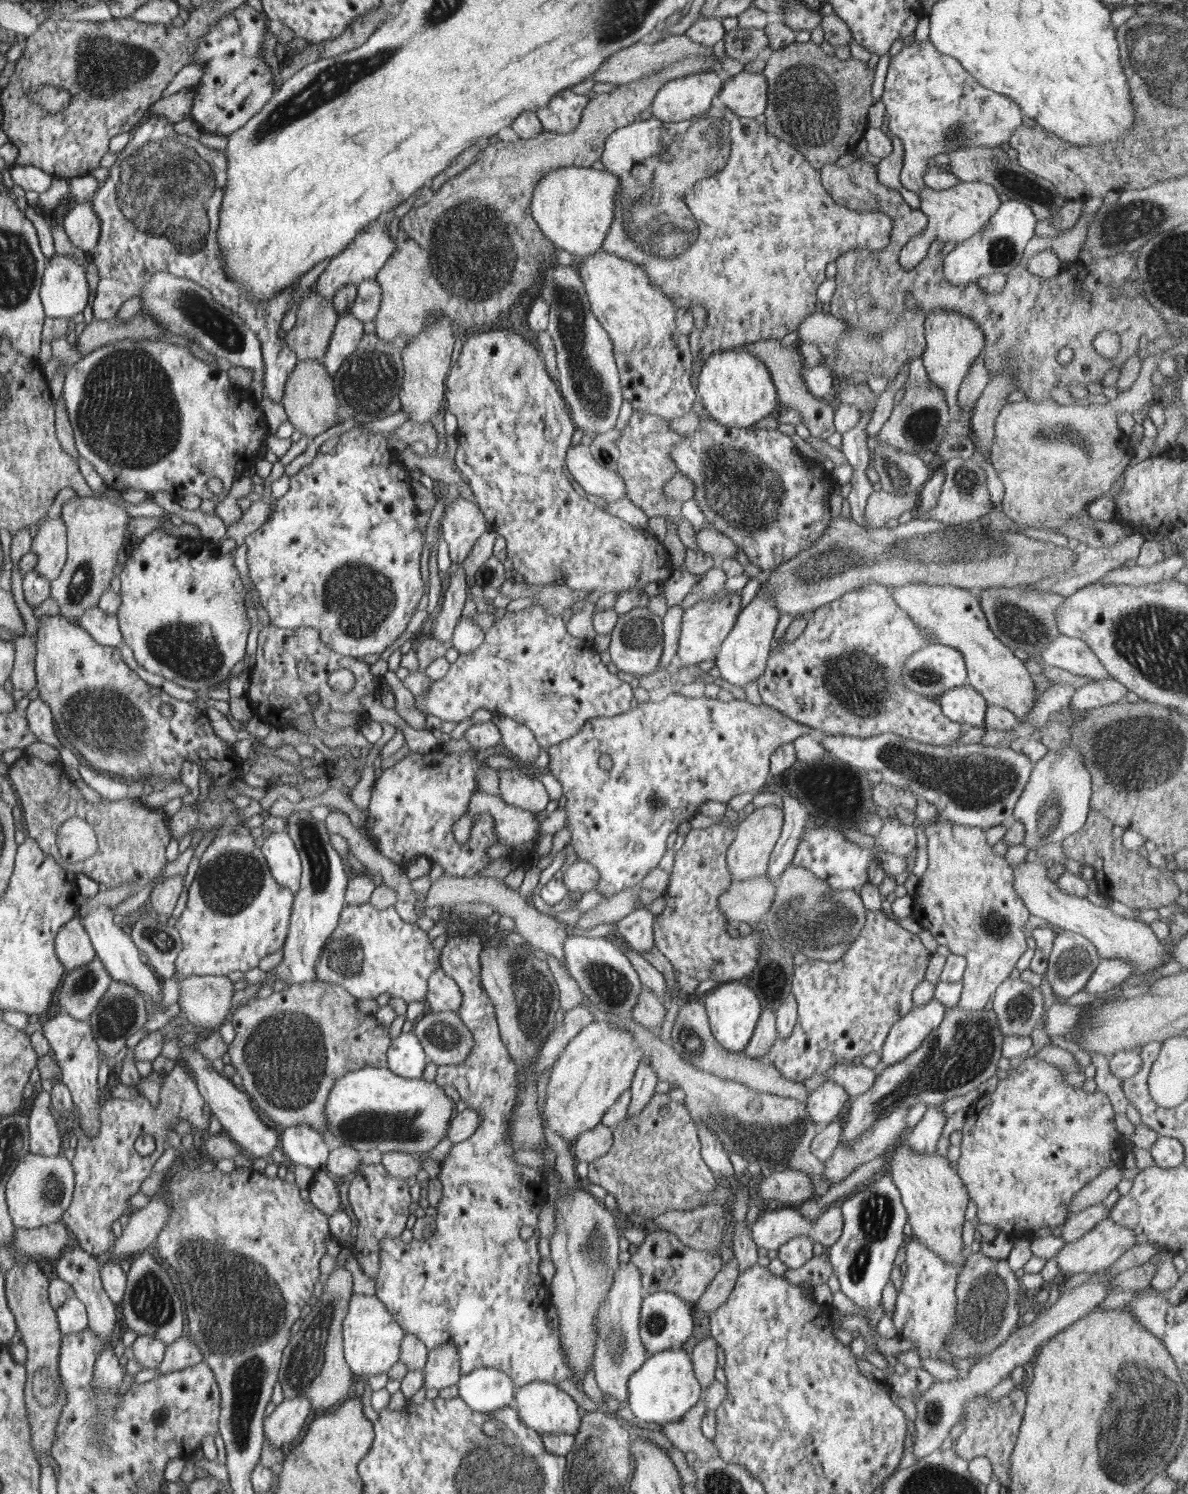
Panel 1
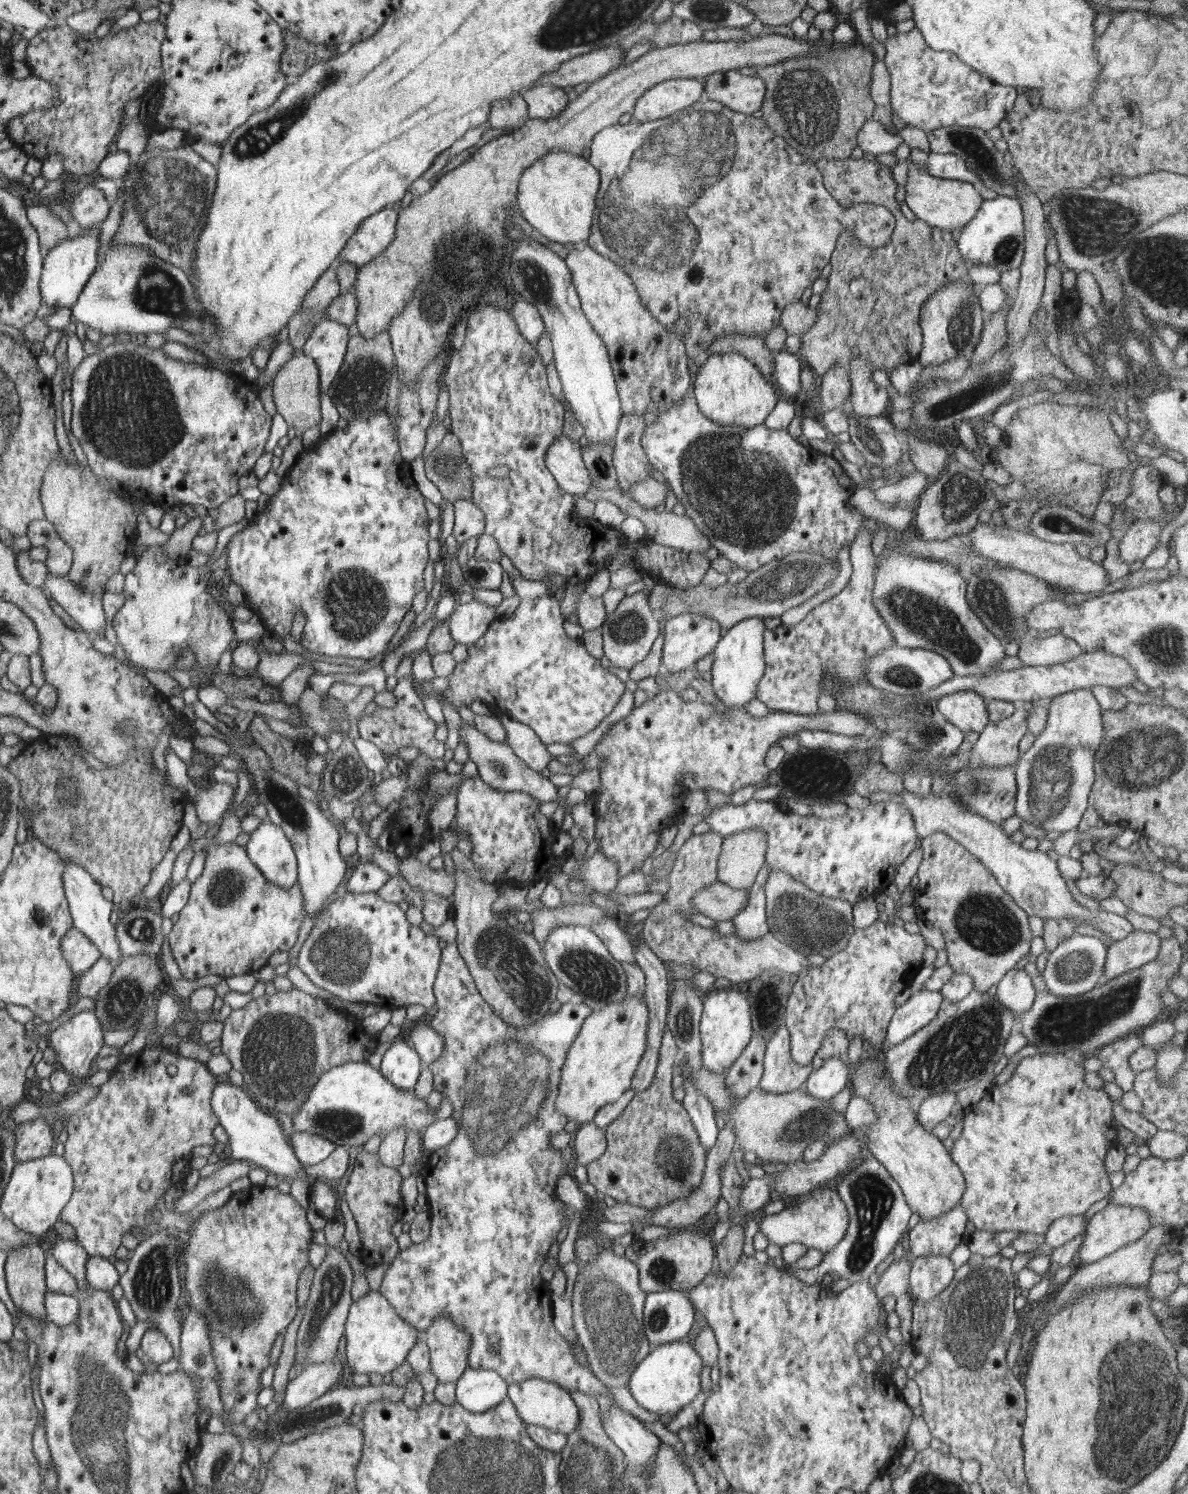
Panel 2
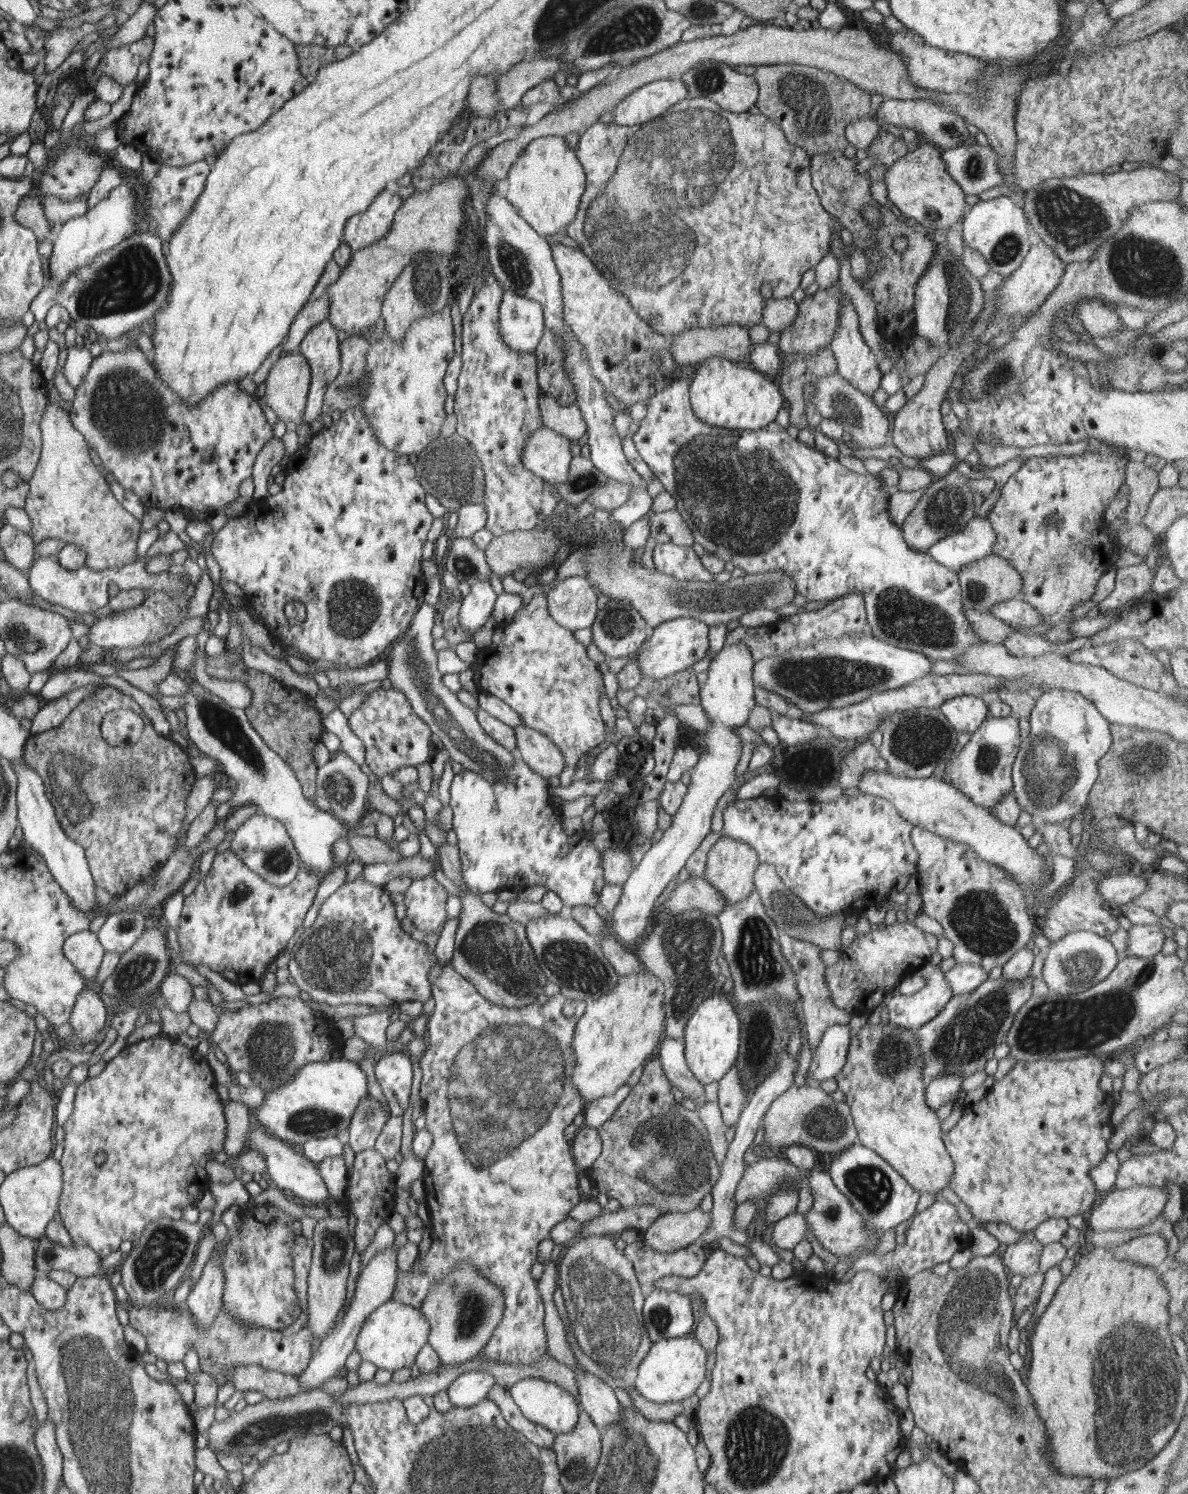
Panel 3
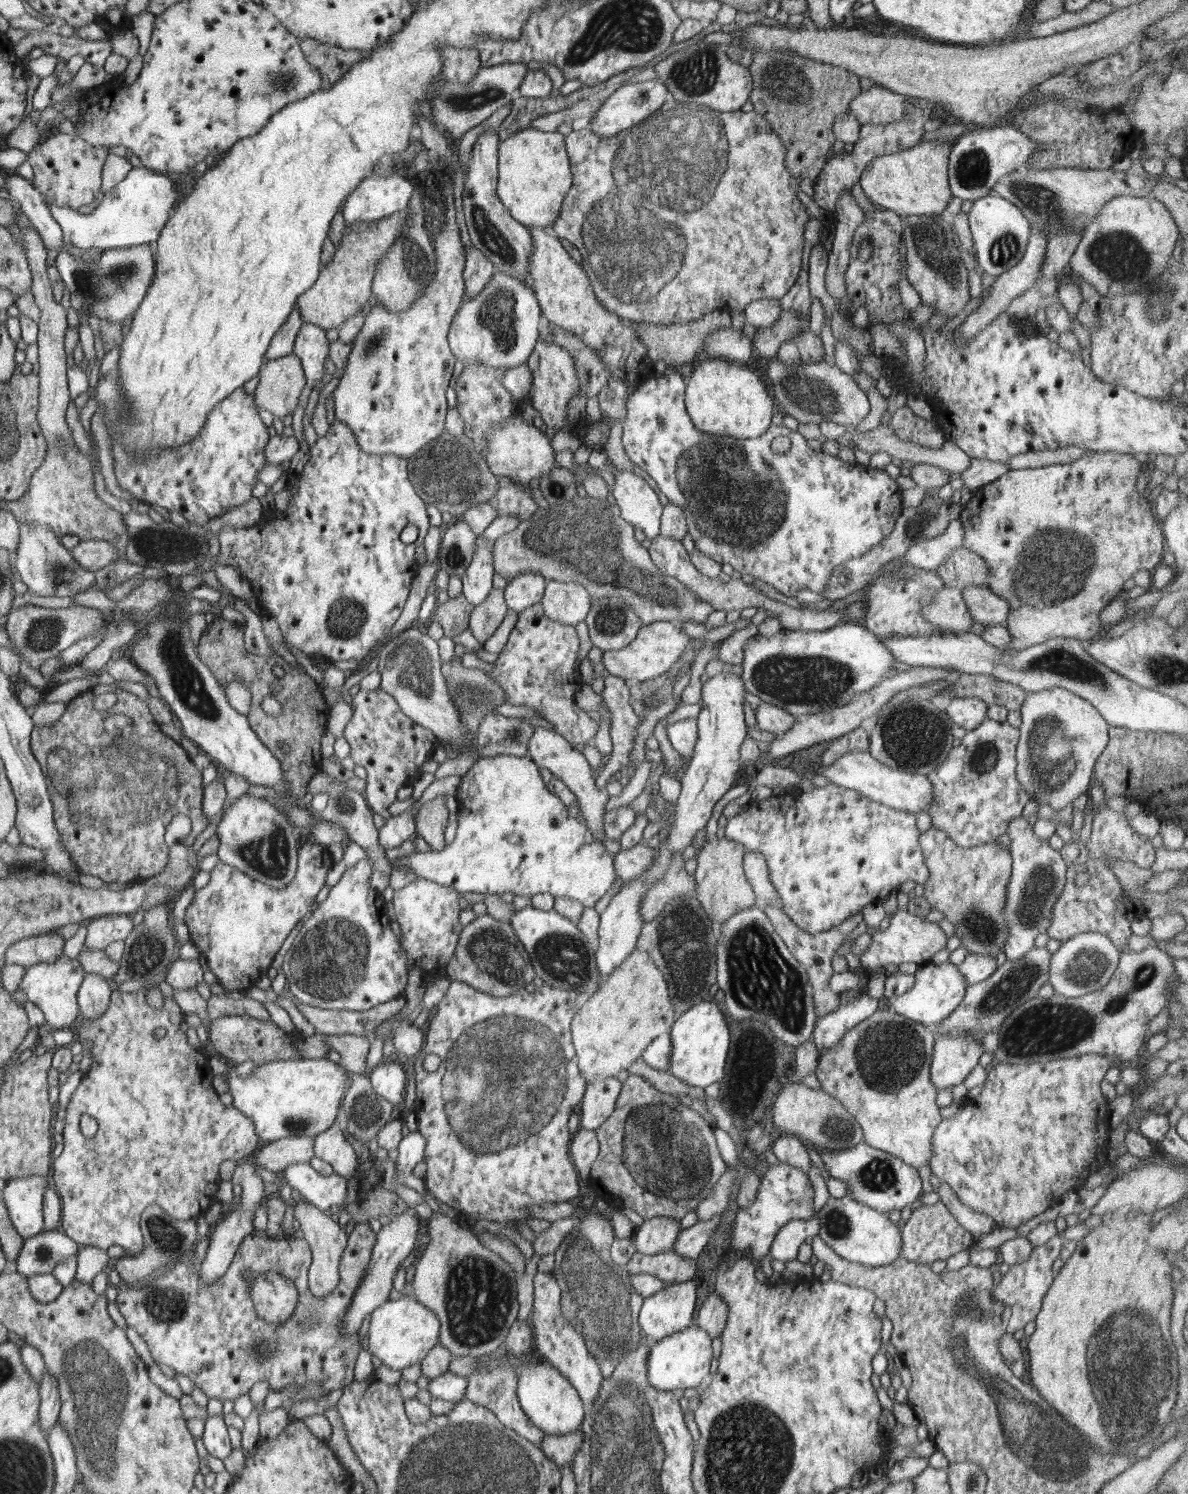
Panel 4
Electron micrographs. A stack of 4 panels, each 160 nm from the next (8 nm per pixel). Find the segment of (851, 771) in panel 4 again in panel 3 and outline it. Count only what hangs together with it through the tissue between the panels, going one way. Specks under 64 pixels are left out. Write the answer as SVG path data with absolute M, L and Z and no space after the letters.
M867 770L863 772L857 792L870 797L882 797L889 800L898 812L913 826L938 834L943 838L951 838L971 848L978 858L1007 870L1008 874L1020 884L1024 897L1033 899L1032 893L1036 884L1049 880L1044 870L1044 859L1028 845L1026 838L1013 826L1000 822L987 808L975 805L961 790L942 779L906 778L894 776L888 771Z

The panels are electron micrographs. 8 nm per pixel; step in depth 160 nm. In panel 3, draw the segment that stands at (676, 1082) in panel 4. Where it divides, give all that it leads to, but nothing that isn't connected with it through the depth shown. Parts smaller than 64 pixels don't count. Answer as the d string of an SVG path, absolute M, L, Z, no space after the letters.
M706 1100L706 1103L701 1105L700 1112L697 1113L698 1118L700 1118L700 1121L704 1124L708 1132L710 1147L712 1147L714 1157L718 1161L718 1165L722 1167L727 1156L729 1144L725 1138L727 1127L724 1125L719 1105L717 1102L709 1102Z

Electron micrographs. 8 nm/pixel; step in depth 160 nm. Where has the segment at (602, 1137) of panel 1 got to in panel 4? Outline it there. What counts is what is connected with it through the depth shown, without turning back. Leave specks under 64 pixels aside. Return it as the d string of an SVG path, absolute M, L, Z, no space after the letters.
M580 1129L578 1134L572 1139L569 1154L584 1185L588 1184L588 1176L599 1153L599 1140L595 1132Z

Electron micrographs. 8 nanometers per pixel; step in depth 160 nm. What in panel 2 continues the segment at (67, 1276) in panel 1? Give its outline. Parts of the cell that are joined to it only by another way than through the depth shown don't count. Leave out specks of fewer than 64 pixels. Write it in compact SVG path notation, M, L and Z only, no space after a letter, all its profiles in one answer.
M58 1236L52 1256L76 1279L79 1290L87 1290L90 1287L86 1274L86 1261L89 1254L77 1240Z

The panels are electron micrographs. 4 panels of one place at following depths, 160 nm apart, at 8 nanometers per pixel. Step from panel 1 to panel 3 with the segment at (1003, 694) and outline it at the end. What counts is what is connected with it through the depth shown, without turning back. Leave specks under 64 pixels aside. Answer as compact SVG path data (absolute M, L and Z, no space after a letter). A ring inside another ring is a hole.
M676 374L673 381L664 387L664 390L657 392L654 396L645 401L647 406L646 416L633 429L631 437L633 442L651 471L662 482L666 491L668 491L676 500L676 509L687 520L695 542L701 544L706 552L719 556L724 562L732 562L736 568L742 568L746 573L756 574L767 570L782 570L792 580L796 587L797 594L808 598L809 601L826 601L829 598L840 598L844 595L862 593L865 601L866 619L868 620L869 630L872 636L882 640L887 644L912 650L924 654L933 661L954 661L964 655L970 647L982 642L976 632L972 630L970 622L962 614L963 598L961 595L961 586L957 572L951 568L941 565L934 560L928 553L915 551L911 549L903 539L901 528L894 524L887 513L887 500L884 491L880 491L879 486L884 484L879 476L858 474L847 467L844 467L836 458L830 457L819 451L815 447L804 444L799 438L790 437L785 426L776 421L772 421L768 426L757 431L751 431L749 438L745 439L745 451L736 446L736 442L743 438L738 429L725 429L715 427L702 422L693 412L690 404L689 384L686 378L681 378ZM772 434L780 434L776 444L770 444L768 438Z

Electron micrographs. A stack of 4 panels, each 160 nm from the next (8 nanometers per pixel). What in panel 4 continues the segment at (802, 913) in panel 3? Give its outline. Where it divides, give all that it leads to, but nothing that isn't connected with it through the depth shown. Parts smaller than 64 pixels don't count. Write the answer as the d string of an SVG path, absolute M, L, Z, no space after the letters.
M745 849L744 872L755 897L762 898L766 904L778 904L778 907L782 907L779 894L772 886L769 868L763 854L757 850Z

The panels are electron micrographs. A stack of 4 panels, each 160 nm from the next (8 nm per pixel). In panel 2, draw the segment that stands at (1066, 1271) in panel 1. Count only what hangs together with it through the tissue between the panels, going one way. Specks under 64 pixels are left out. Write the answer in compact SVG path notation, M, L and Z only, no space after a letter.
M1110 1203L1098 1213L1094 1214L1087 1221L1086 1234L1080 1244L1078 1258L1083 1264L1090 1264L1102 1260L1105 1256L1140 1241L1148 1230L1152 1227L1149 1221L1149 1214L1143 1208L1137 1206L1120 1206L1119 1204Z

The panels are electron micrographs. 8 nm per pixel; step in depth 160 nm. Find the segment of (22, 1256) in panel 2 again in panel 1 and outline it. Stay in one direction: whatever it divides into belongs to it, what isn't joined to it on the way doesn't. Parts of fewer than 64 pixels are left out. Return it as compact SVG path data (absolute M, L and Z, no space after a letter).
M36 1259L15 1263L5 1273L5 1295L7 1305L15 1316L15 1324L27 1348L28 1406L32 1406L32 1430L36 1430L36 1452L41 1461L48 1461L51 1448L57 1441L58 1428L63 1408L67 1405L67 1390L59 1372L59 1356L63 1333L59 1329L55 1307L48 1300L48 1278L42 1274Z

